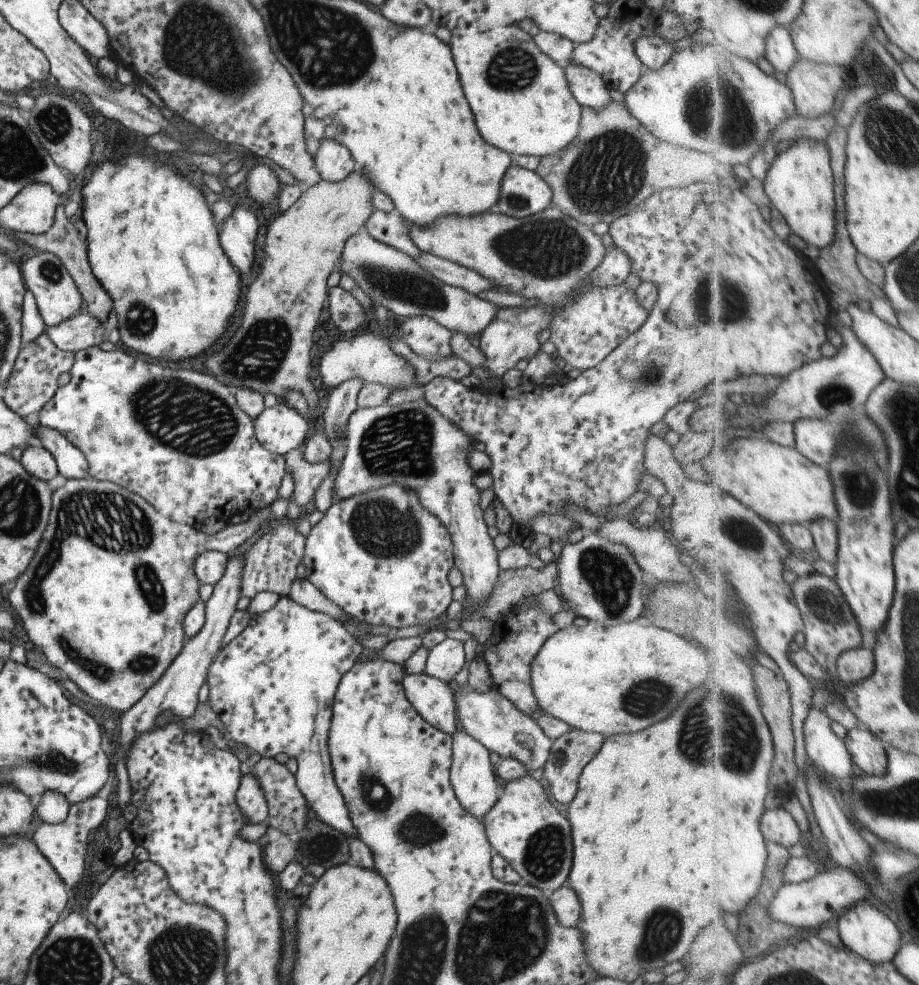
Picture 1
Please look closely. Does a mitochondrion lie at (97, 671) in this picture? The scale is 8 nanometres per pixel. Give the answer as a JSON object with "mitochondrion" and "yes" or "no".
{"mitochondrion":"yes"}

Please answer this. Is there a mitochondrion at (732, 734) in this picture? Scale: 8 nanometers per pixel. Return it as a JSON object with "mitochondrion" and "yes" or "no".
{"mitochondrion":"yes"}

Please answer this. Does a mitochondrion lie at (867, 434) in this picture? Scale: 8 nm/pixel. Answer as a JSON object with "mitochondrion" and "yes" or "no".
{"mitochondrion":"yes"}

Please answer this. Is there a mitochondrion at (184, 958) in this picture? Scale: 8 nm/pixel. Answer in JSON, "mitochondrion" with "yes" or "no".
{"mitochondrion":"yes"}

